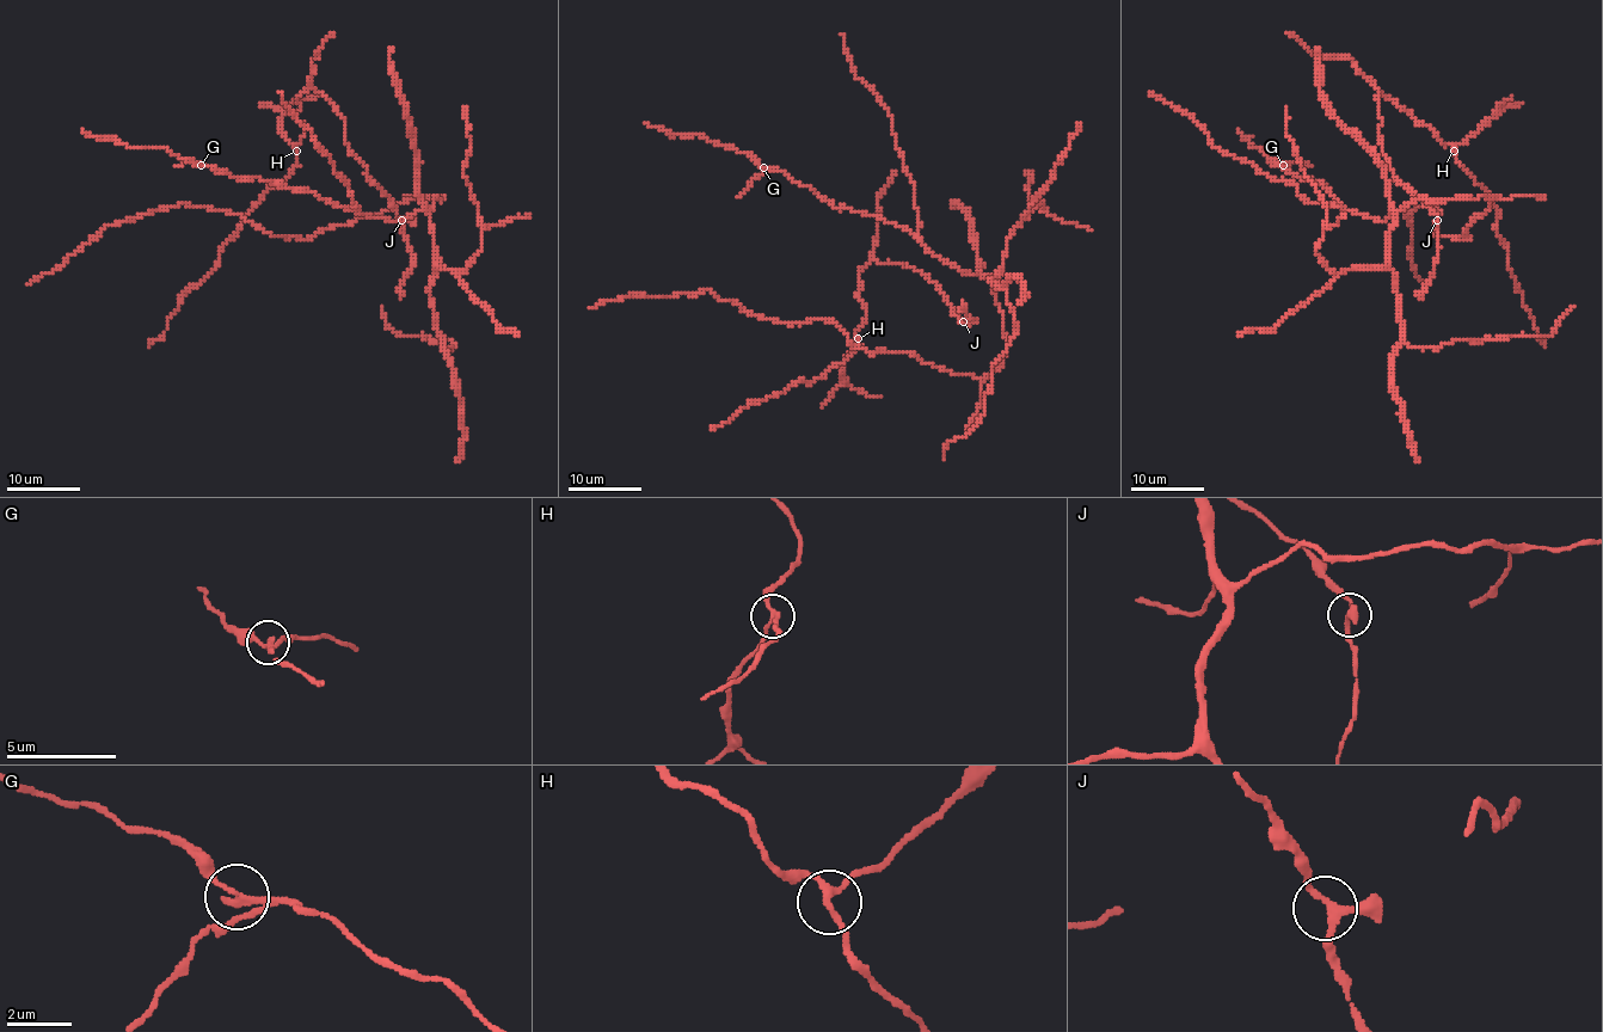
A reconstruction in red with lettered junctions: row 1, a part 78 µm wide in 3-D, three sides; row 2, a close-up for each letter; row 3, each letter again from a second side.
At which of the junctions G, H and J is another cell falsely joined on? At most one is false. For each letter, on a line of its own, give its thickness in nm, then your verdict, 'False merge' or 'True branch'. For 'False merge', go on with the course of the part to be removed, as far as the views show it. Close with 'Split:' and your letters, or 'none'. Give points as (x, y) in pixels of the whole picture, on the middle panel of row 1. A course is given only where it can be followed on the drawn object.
G: Thickness 190 nm. False merge. Course of the part to remove: (763, 169), (738, 197)
H: Thickness 190 nm. True branch
J: Thickness 190 nm. True branch
Split: G

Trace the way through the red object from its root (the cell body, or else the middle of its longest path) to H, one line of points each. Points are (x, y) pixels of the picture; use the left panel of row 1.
H: (405, 220), (351, 152), (345, 121), (311, 87), (298, 98), (296, 117), (305, 130), (294, 145), (296, 151)

